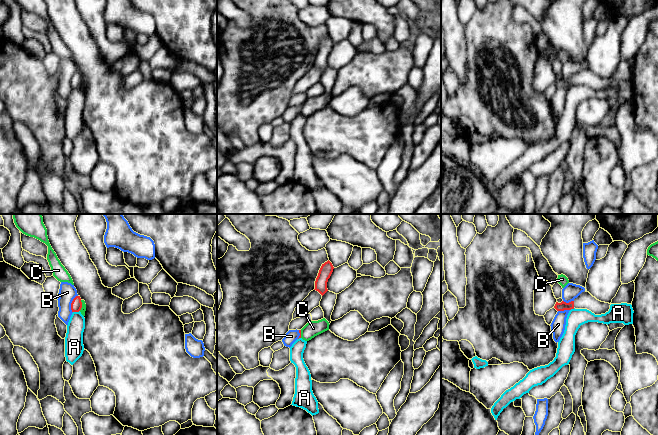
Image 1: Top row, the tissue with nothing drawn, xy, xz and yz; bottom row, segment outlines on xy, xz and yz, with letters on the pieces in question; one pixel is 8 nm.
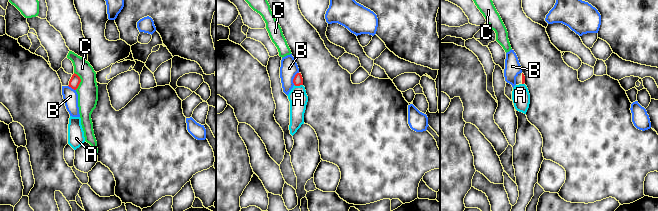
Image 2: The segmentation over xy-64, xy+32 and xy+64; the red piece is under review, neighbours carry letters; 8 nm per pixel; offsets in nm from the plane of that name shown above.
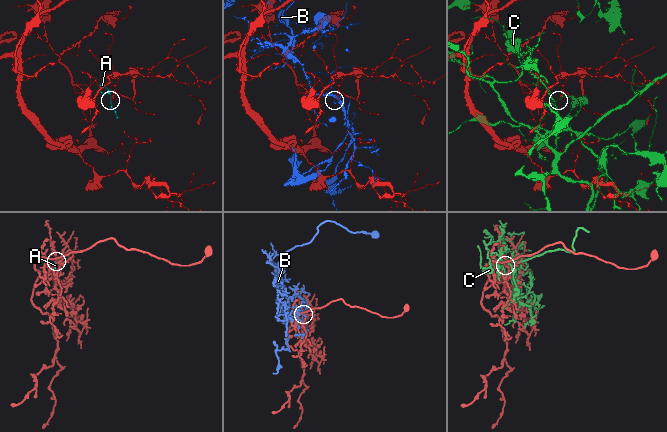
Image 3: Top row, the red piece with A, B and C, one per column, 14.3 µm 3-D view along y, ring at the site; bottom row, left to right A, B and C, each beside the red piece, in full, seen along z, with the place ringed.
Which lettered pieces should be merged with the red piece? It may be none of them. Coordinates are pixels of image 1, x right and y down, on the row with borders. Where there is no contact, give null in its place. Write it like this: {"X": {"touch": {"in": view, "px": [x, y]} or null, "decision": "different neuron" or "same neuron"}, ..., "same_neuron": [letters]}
{"A": {"touch": {"in": "xy", "px": [76, 311]}, "decision": "different neuron"}, "B": {"touch": {"in": "xy", "px": [71, 304]}, "decision": "different neuron"}, "C": {"touch": {"in": "xy", "px": [81, 305]}, "decision": "different neuron"}, "same_neuron": []}

